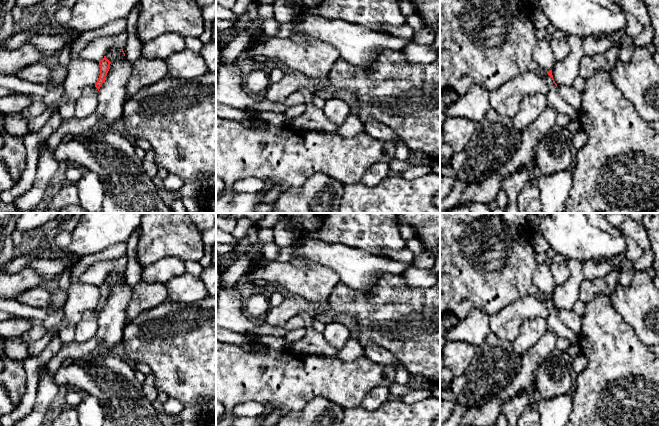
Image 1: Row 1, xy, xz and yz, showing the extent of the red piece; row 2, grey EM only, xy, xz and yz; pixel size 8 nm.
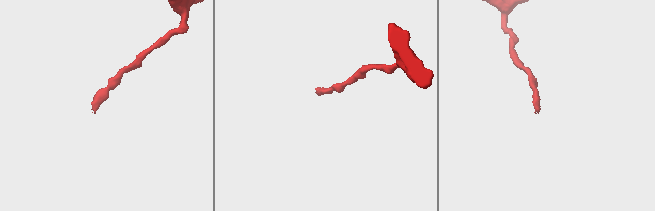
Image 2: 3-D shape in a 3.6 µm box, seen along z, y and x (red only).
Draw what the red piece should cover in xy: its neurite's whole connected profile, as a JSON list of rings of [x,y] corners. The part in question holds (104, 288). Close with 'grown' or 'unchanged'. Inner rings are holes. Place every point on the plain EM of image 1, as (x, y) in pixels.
[[[106,280],[99,285],[100,299],[97,306],[95,307],[95,311],[98,313],[98,315],[106,303],[107,297],[110,293],[110,288],[111,286],[106,282]]]; unchanged

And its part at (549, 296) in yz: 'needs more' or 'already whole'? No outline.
needs more

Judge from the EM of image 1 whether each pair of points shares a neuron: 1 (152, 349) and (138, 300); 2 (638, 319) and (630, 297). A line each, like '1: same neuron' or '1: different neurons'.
1: different neurons
2: same neuron

